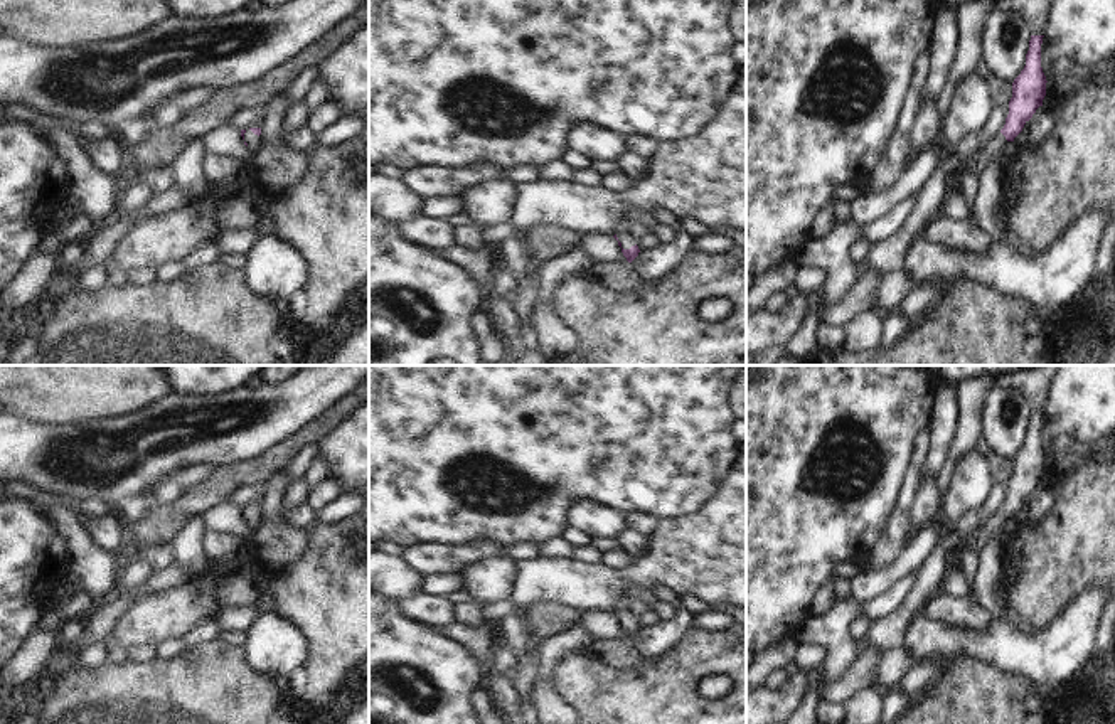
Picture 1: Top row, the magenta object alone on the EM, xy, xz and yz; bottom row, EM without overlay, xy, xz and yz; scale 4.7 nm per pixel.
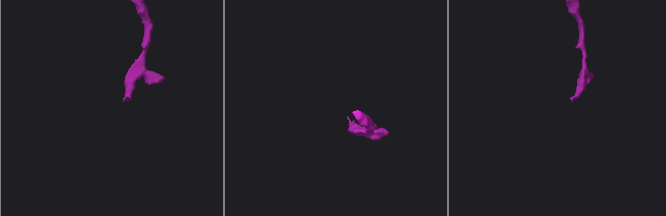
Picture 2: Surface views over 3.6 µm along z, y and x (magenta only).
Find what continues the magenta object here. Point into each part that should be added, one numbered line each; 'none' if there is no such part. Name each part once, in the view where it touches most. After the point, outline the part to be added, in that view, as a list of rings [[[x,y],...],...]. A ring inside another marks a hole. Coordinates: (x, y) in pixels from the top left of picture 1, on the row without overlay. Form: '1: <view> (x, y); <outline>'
1: xz (624, 613); [[[628,604],[616,608],[616,615],[622,620],[623,626],[630,626],[632,623],[638,621],[638,618],[633,616],[632,611],[628,610]]]

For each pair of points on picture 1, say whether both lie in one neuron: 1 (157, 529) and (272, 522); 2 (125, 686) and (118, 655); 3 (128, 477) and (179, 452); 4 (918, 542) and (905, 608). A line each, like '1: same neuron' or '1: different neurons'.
1: different neurons
2: different neurons
3: same neuron
4: different neurons

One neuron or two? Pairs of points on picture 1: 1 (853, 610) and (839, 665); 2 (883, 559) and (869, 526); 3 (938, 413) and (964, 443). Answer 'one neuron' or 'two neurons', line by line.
1: one neuron
2: two neurons
3: two neurons

